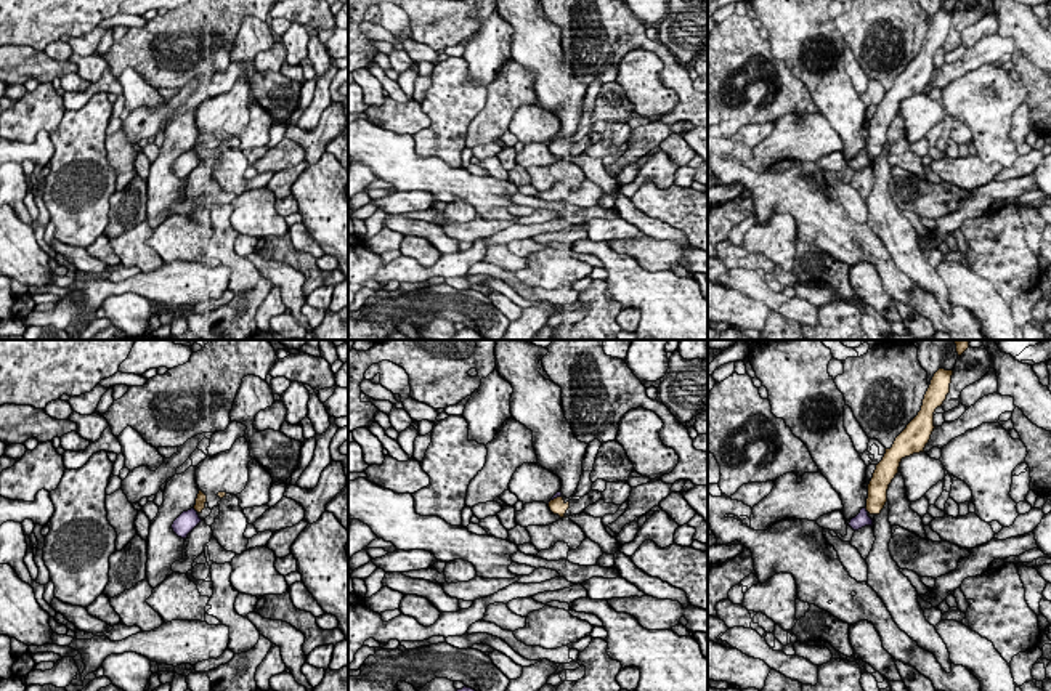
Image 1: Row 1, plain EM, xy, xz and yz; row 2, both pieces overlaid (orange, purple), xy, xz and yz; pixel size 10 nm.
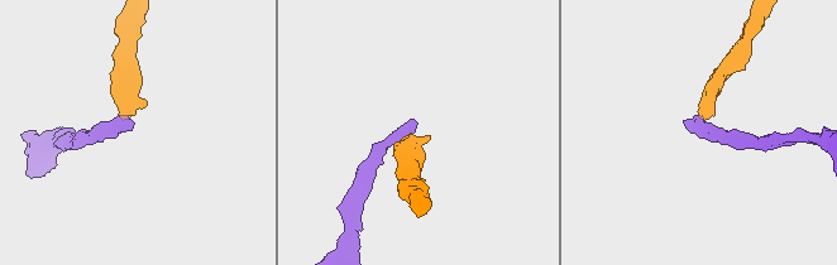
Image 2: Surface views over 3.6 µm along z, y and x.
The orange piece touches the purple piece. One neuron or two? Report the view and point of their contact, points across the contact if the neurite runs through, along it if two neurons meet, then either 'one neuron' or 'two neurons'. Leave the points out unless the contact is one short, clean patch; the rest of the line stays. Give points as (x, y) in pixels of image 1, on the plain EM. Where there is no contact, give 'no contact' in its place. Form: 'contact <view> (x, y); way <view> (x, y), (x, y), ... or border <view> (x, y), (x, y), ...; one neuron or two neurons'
contact yz (867, 151); two neurons

